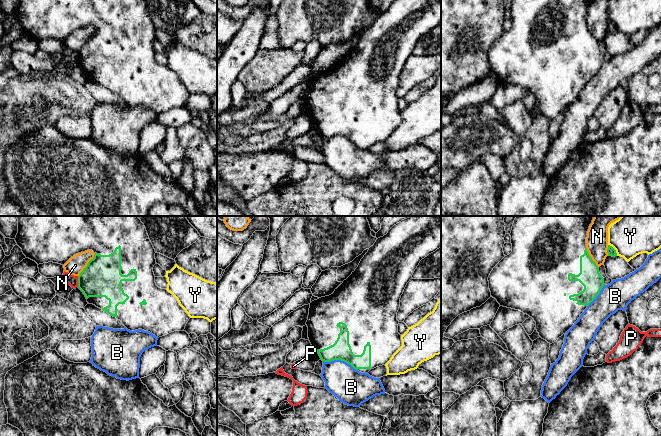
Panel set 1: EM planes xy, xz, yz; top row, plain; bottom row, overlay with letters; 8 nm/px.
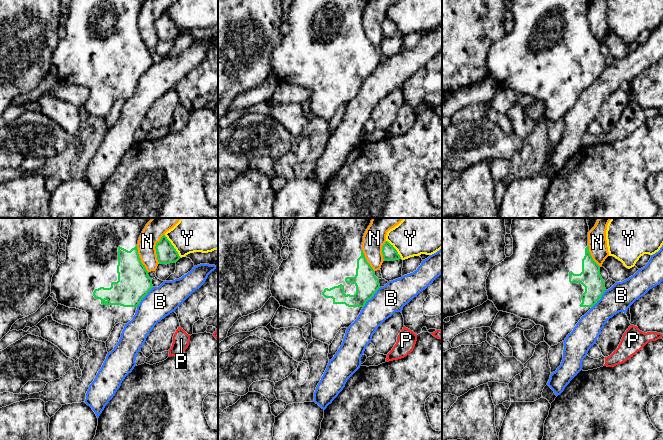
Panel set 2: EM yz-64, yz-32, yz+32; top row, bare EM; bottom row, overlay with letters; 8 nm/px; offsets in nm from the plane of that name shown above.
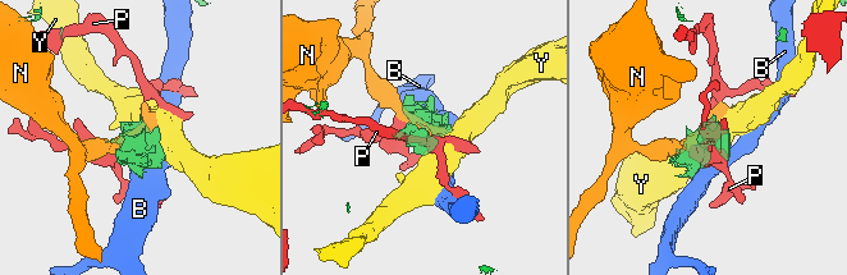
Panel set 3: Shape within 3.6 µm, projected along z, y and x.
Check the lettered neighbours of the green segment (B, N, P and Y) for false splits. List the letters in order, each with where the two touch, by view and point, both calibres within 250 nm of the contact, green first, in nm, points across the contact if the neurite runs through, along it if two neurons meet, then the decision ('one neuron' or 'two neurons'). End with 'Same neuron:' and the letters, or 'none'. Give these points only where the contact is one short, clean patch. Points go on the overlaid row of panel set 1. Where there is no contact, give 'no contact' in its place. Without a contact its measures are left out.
B: meets green in xz at (340, 359); 160 nm thick on the green side, 280 nm on the other; border along xz (323, 360), (343, 360), (357, 370); two neurons
N: meets green in xy at (87, 265); 320 nm thick on the green side, 140 nm on the other; two neurons
P: meets green in xy at (78, 281); 320 nm thick on the green side, 90 nm on the other; border along xy (77, 276), (78, 286); two neurons
Y: meets green in yz at (614, 249); 70 nm thick on the green side, 360 nm on the other; border along yz (608, 244), (615, 250), (617, 255); two neurons
Same neuron: none

